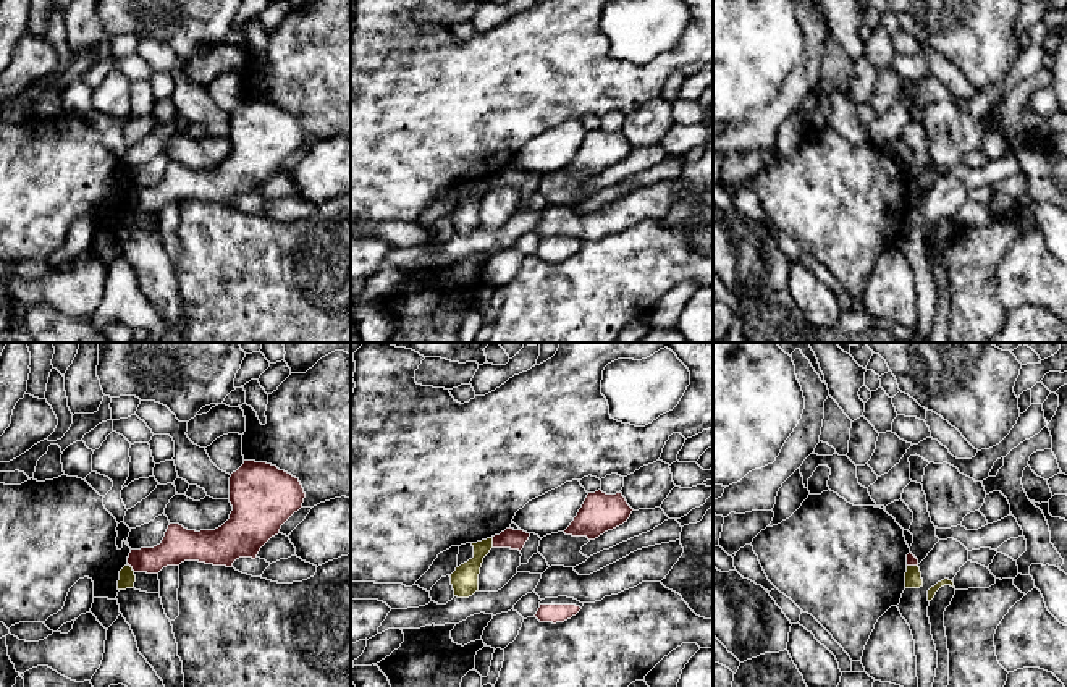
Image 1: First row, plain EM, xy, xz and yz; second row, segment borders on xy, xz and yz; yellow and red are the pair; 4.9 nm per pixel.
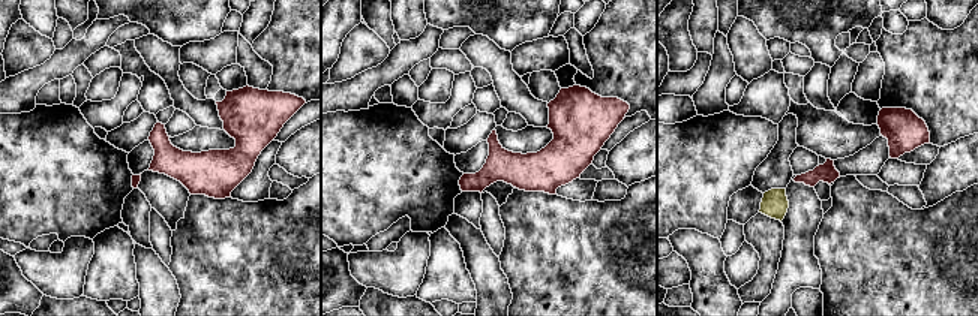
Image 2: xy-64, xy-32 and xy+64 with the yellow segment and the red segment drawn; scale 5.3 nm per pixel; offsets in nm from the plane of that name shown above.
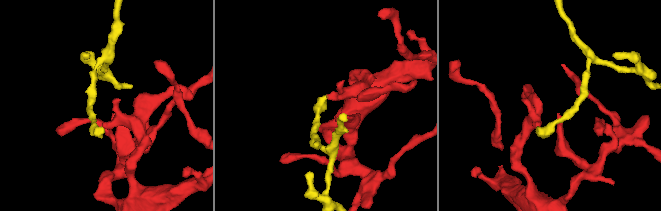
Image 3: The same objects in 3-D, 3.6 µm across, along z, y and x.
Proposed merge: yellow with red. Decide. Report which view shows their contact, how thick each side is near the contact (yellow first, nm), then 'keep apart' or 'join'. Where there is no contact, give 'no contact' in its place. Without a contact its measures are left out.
meets yellow in xz; 140 nm thick on the yellow side, 100 nm on the other; keep apart

